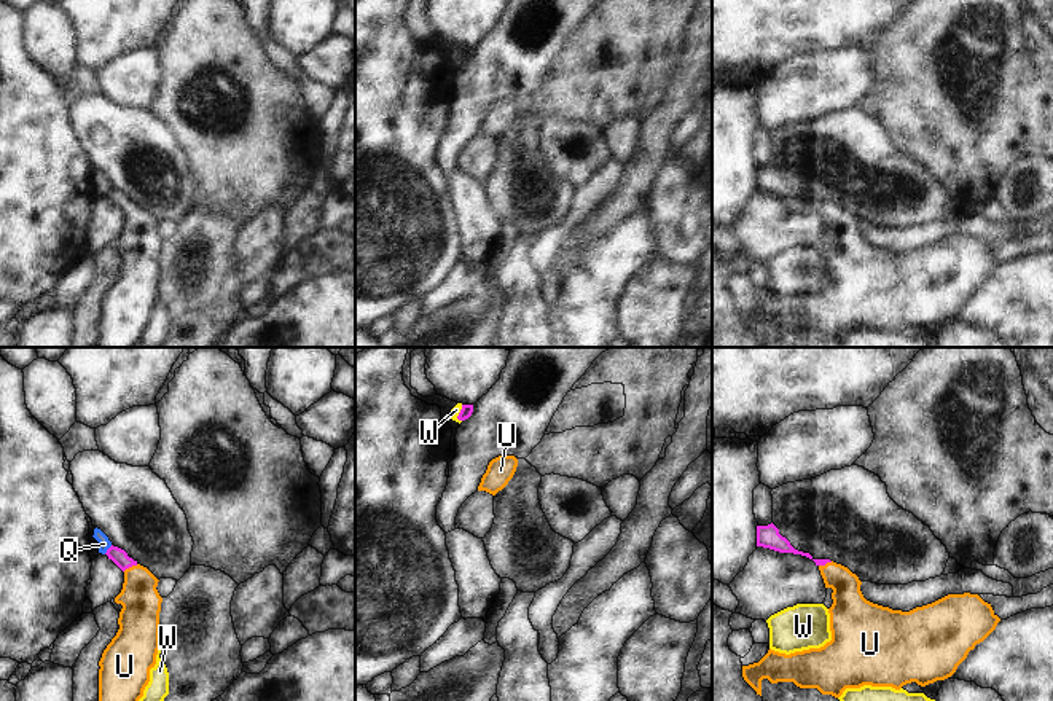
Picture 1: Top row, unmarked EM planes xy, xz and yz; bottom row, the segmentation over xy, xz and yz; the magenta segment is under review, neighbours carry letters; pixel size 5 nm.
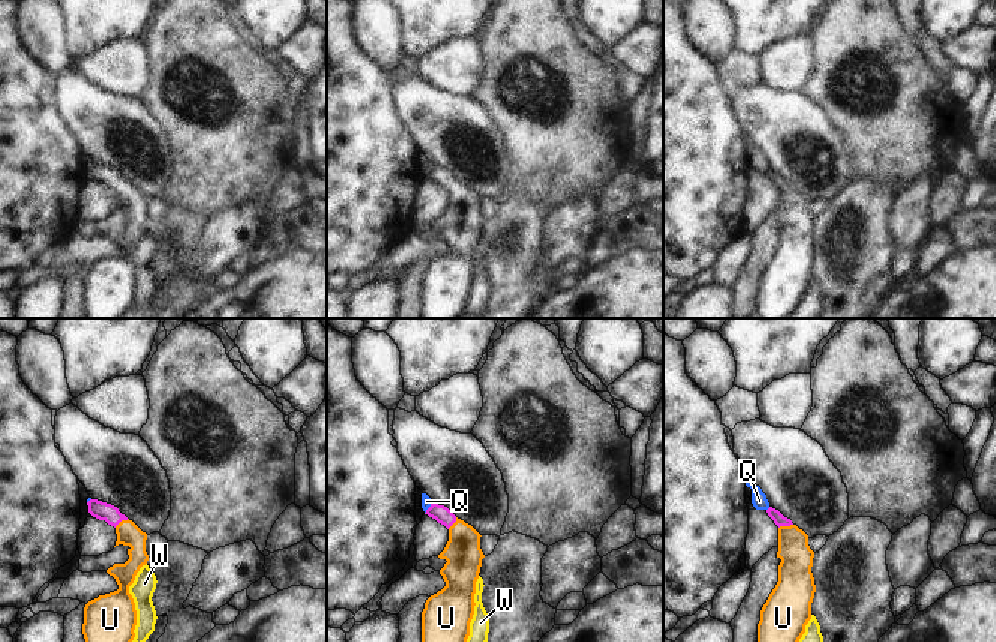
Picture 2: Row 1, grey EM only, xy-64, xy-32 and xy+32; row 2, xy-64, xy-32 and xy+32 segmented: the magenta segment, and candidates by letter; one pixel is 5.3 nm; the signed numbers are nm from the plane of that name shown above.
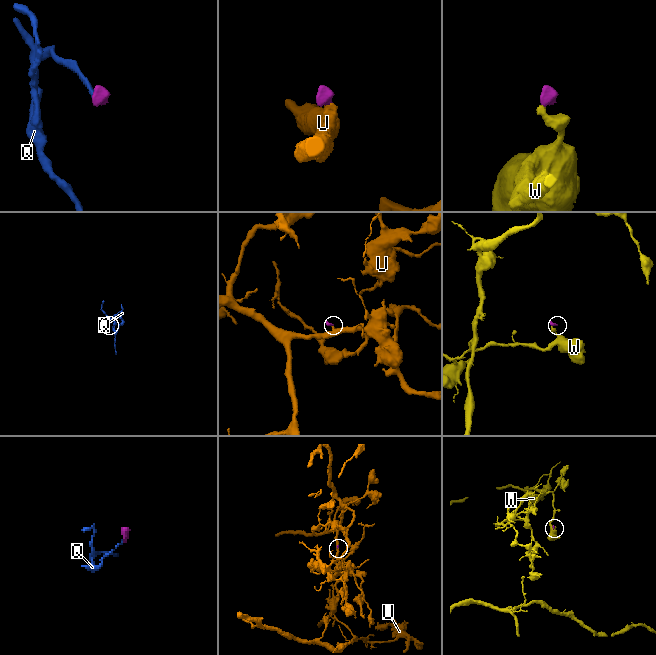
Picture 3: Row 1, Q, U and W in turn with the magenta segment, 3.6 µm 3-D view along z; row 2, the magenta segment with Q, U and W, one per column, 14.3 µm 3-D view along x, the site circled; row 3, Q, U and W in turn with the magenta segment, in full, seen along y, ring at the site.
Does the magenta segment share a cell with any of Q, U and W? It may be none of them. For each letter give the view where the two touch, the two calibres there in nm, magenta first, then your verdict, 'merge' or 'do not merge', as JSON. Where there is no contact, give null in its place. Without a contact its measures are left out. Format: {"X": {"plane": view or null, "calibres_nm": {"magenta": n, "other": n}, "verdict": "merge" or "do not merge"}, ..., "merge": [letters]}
{"Q": {"plane": "xy", "calibres_nm": {"magenta": 80, "other": 60}, "verdict": "merge"}, "U": {"plane": "xy", "calibres_nm": {"magenta": 80, "other": 200}, "verdict": "merge"}, "W": {"plane": "xz", "calibres_nm": {"magenta": 60, "other": 50}, "verdict": "do not merge"}, "merge": ["Q", "U"]}

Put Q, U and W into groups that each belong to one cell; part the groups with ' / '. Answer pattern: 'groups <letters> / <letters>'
groups Q U / W

